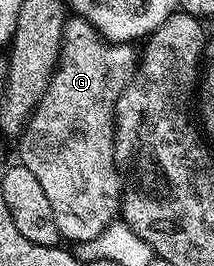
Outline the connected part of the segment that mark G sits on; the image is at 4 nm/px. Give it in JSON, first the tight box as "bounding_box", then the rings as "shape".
{"bounding_box":[17,17,137,244],"shape":[[[68,17],[63,25],[59,58],[43,95],[17,139],[18,161],[41,183],[64,239],[72,244],[88,242],[116,221],[121,210],[121,175],[115,167],[115,102],[137,68],[134,45],[109,42],[83,18]]]}

